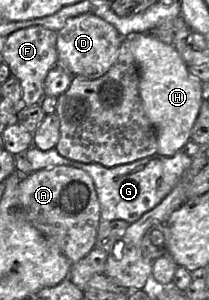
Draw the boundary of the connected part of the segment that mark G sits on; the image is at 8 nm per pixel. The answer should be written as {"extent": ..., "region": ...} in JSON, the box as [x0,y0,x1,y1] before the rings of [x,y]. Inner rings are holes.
{"extent":[27,146,193,224],"region":[[[35,146],[27,150],[27,159],[32,171],[51,169],[56,166],[72,166],[82,169],[93,180],[100,205],[100,218],[102,221],[124,220],[129,224],[137,221],[143,214],[158,205],[178,184],[185,171],[193,162],[193,158],[179,150],[172,157],[162,156],[158,153],[144,157],[132,163],[107,168],[98,163],[82,163],[62,157],[56,148],[42,151]]]}

